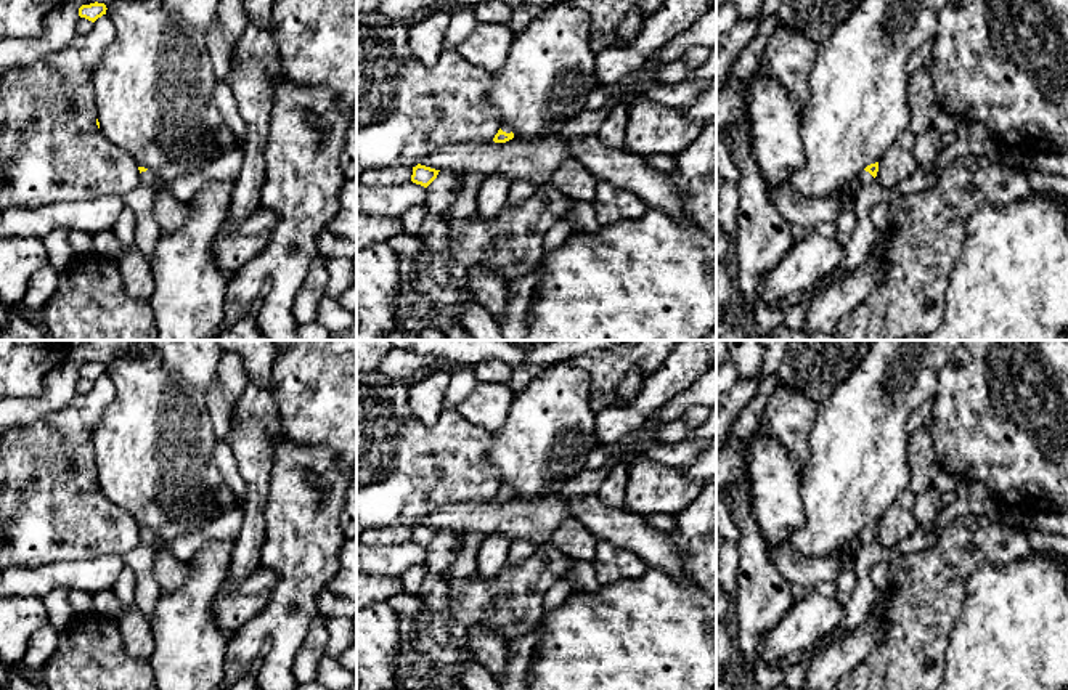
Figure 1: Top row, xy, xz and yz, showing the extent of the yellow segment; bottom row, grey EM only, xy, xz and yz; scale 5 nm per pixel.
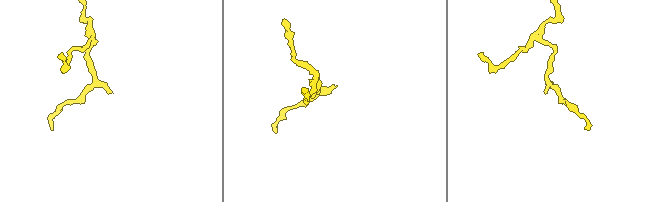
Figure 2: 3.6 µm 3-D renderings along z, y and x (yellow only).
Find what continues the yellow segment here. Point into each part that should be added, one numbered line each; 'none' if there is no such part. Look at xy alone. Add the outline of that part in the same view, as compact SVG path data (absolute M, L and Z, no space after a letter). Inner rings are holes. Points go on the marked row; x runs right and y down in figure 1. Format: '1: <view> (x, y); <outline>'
1: xy (146, 235); M149 170L141 172L140 178L140 185L133 191L122 196L122 201L137 217L135 246L151 263L153 250L162 234L153 215L154 197L161 185Z

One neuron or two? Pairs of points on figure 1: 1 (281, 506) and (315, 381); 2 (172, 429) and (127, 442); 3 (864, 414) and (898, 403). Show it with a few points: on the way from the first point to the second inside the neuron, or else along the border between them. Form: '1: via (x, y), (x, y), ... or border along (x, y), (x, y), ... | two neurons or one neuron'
1: border along (283, 437), (304, 445), (323, 445), (334, 458) | two neurons
2: via (161, 434), (153, 442), (138, 442) | one neuron
3: via (872, 406), (876, 403), (890, 403) | one neuron

